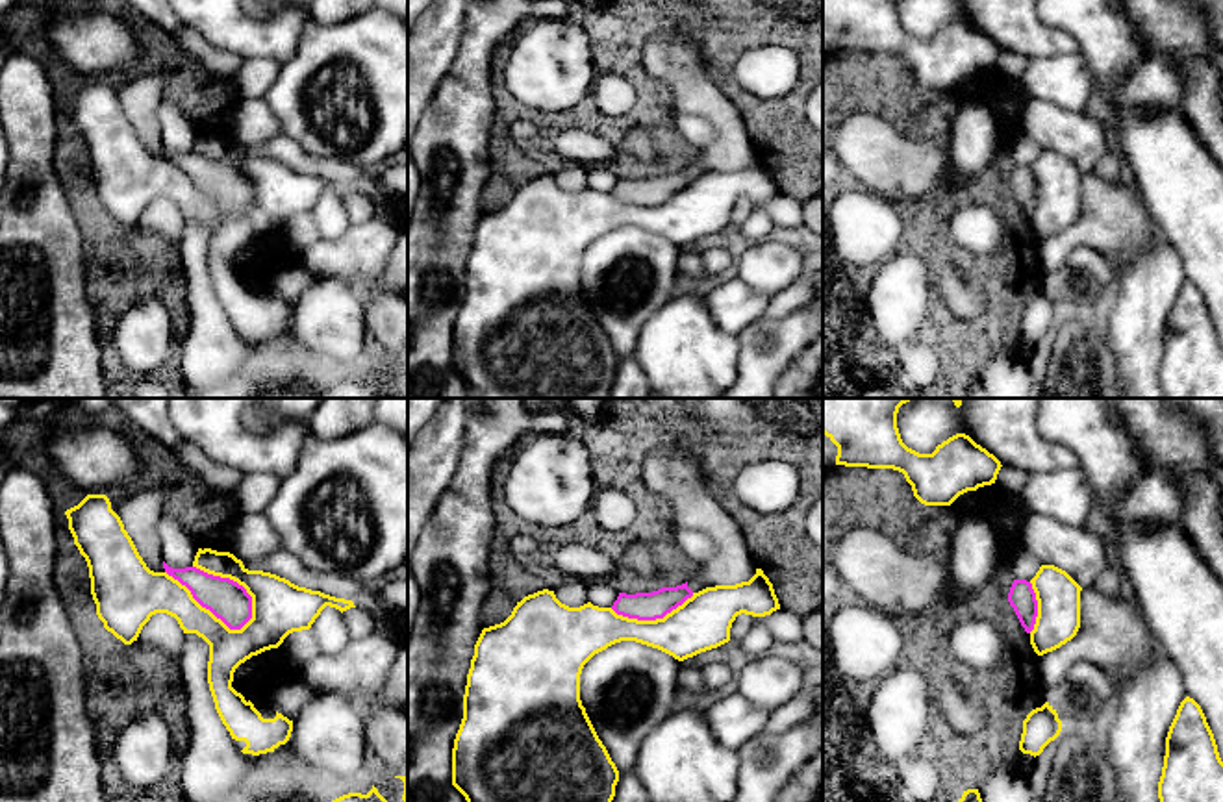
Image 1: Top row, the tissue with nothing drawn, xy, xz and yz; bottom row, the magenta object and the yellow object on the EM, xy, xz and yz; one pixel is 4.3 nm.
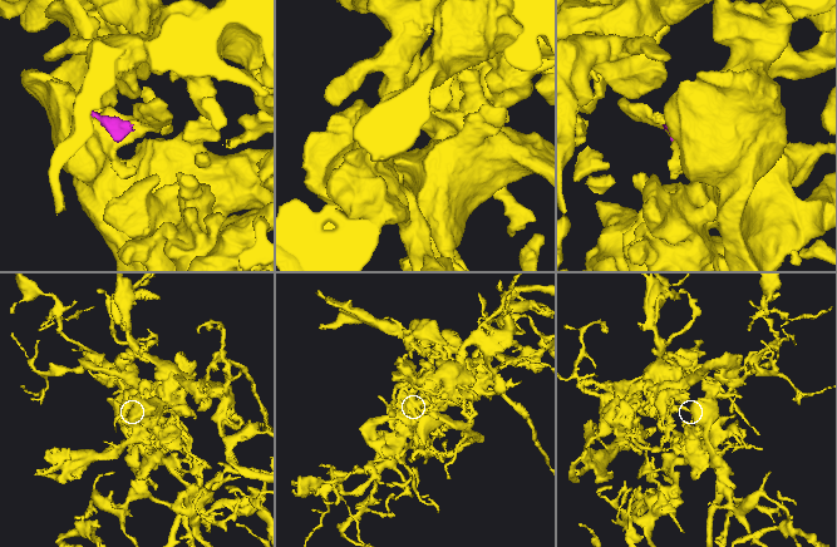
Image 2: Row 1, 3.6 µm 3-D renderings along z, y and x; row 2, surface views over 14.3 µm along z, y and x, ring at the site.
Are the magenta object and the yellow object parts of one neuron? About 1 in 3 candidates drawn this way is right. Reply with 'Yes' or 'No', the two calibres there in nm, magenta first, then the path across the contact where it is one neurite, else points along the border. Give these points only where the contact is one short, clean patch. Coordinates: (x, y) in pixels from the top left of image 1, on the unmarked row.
No. Thickness 170 nm (magenta) against 180 nm

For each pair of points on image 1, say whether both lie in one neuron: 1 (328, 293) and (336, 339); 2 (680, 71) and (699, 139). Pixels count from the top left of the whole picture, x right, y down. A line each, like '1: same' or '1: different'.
1: same
2: different

